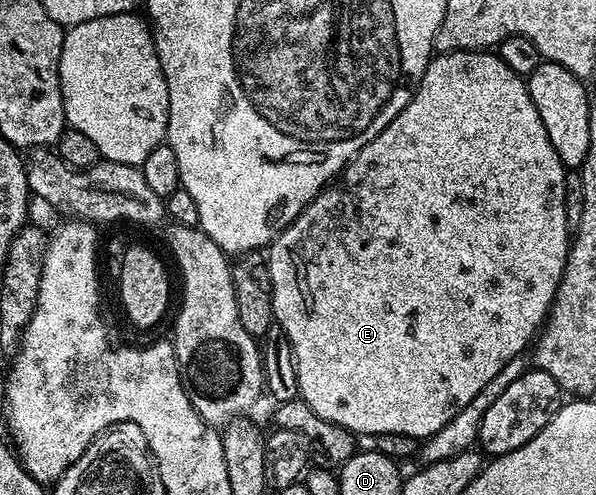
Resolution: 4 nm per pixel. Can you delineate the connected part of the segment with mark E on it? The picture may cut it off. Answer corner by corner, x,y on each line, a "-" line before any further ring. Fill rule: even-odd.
463,49
453,53
437,52
428,62
426,71
422,75
415,93
412,94
412,102
374,140
366,143
366,147
362,147
362,151
358,151
356,158
339,173
339,176
325,185
323,191
276,236
271,245
267,246
266,260
272,284
272,316
275,324
286,335
296,360
299,400
305,401
310,407
310,411
314,411
314,415
322,415
322,419
351,433
357,435
365,433
368,439
374,439
383,433
410,435
417,439
426,439
430,435
434,435
434,431
442,431
442,427
446,427
446,423
450,423
450,419
454,419
454,415
458,415
458,411
462,411
462,407
466,407
466,403
470,403
470,399
474,399
474,395
478,395
478,391
482,391
482,387
486,387
486,383
490,383
490,379
494,379
494,375
498,375
498,371
502,371
502,367
506,367
506,363
510,363
510,359
521,356
533,344
534,338
539,334
544,322
548,320
548,314
553,301
556,300
560,281
564,278
564,268
568,262
570,248
568,205
564,202
564,173
566,173
566,167
562,163
562,159
558,159
558,151
554,151
554,143
550,143
550,135
546,135
546,127
542,124
542,115
538,115
538,107
534,107
534,99
530,99
528,82
525,78
510,71
510,67
506,67
502,58
492,51

